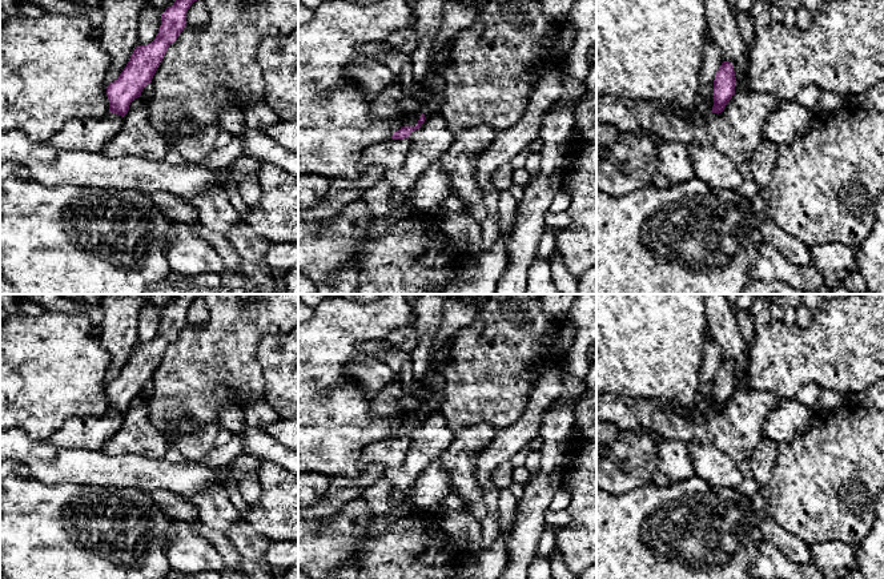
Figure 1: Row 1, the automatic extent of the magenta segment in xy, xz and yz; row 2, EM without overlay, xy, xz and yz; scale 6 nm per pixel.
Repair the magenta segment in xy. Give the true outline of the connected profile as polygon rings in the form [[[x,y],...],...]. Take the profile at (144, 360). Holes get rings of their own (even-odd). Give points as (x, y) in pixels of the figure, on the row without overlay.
[[[176,294],[172,305],[161,311],[161,323],[156,337],[148,343],[138,343],[133,349],[120,374],[107,385],[109,411],[100,417],[71,417],[48,438],[64,449],[101,450],[121,427],[122,415],[130,401],[141,394],[162,359],[168,346],[177,338],[186,325],[186,310],[190,303],[205,294]]]

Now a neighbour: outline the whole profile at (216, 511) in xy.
[[[212,488],[206,494],[186,496],[198,510],[198,520],[208,528],[224,532],[240,519],[240,514],[225,490]]]

